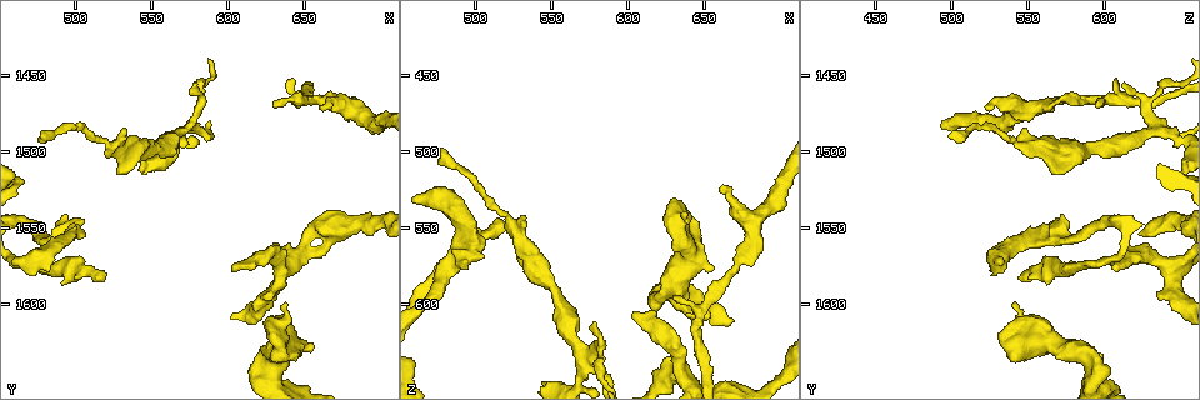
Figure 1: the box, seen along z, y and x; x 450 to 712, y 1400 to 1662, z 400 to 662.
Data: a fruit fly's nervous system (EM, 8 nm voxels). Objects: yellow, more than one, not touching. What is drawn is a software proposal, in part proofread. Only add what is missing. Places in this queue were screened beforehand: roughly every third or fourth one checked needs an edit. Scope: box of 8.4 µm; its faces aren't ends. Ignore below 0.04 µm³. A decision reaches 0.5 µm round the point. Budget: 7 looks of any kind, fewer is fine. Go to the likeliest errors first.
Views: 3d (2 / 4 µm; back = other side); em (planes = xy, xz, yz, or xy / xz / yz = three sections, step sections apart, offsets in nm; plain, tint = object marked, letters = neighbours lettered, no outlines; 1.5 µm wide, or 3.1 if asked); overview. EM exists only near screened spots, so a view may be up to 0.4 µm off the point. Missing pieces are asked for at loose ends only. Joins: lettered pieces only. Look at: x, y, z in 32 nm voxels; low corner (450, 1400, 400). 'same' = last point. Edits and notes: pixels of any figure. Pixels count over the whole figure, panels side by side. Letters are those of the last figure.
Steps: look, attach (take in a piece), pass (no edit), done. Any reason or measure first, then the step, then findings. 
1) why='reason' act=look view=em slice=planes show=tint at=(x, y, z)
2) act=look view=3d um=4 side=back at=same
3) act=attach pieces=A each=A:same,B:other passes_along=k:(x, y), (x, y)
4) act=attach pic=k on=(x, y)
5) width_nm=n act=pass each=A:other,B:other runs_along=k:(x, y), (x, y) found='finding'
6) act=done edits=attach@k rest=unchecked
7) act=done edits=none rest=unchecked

why='an open end' act=look view=3d um=2 at=(602, 1578, 606)

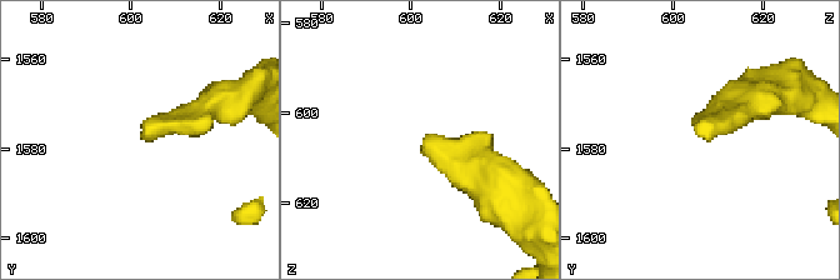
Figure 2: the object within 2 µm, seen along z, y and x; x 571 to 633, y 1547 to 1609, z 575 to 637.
act=look view=em slice=xy step=8 show=letters at=(602, 1578, 608)

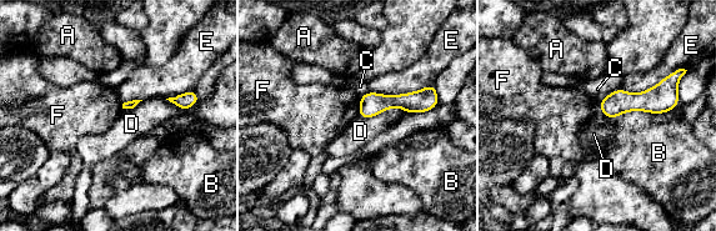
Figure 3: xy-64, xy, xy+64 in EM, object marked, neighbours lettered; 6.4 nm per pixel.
act=pass each=A:other,B:other,C:other,D:other,E:other,F:other runs_along=3:(430, 101), (384, 101), (361, 113) found='no lettered piece goes on from it'

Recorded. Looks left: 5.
why='end of a long branch' act=look view=3d um=4 at=(516, 1582, 546)

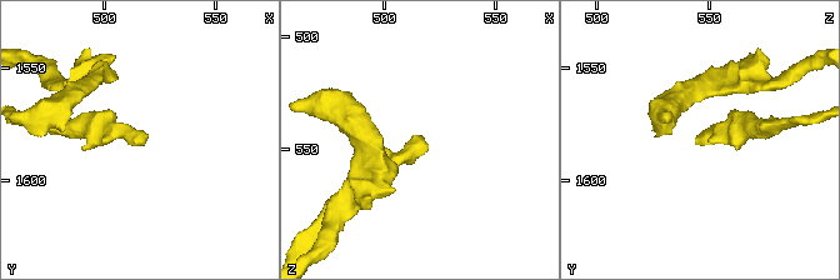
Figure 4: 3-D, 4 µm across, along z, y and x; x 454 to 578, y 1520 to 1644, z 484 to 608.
act=look view=em slice=planes show=letters at=(516, 1582, 546)

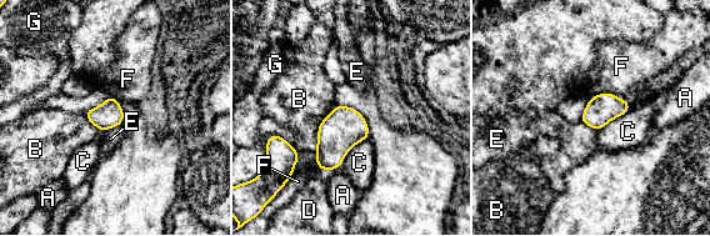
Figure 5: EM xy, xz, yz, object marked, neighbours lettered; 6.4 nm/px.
act=pass each=A:other,B:other,C:other,D:other,E:other,F:other,G:other border=5:(121, 122), (103, 131) found='no lettered piece goes on from it'

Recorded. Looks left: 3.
why='tapers out' act=look view=3d um=2 at=(582, 1454, 612)

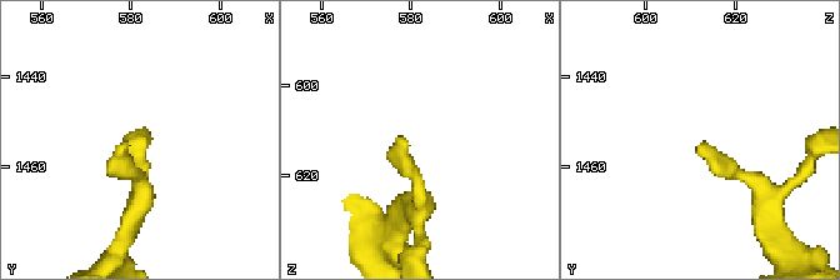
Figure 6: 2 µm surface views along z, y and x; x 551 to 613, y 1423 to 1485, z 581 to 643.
why='need the tissue' act=look view=em slice=planes show=letters at=(580, 1455, 612)

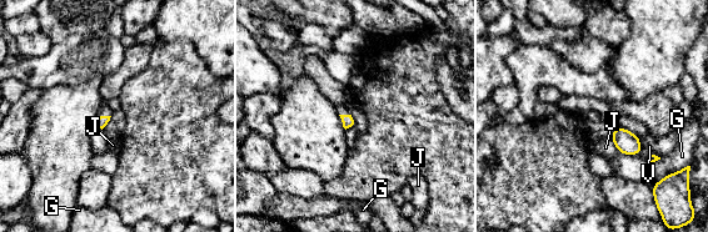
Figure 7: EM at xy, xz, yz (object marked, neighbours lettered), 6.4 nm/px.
act=pass each=G:other,J:other,V:other found='none of them fits'

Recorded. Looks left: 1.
act=done edits=none rest=unchecked

